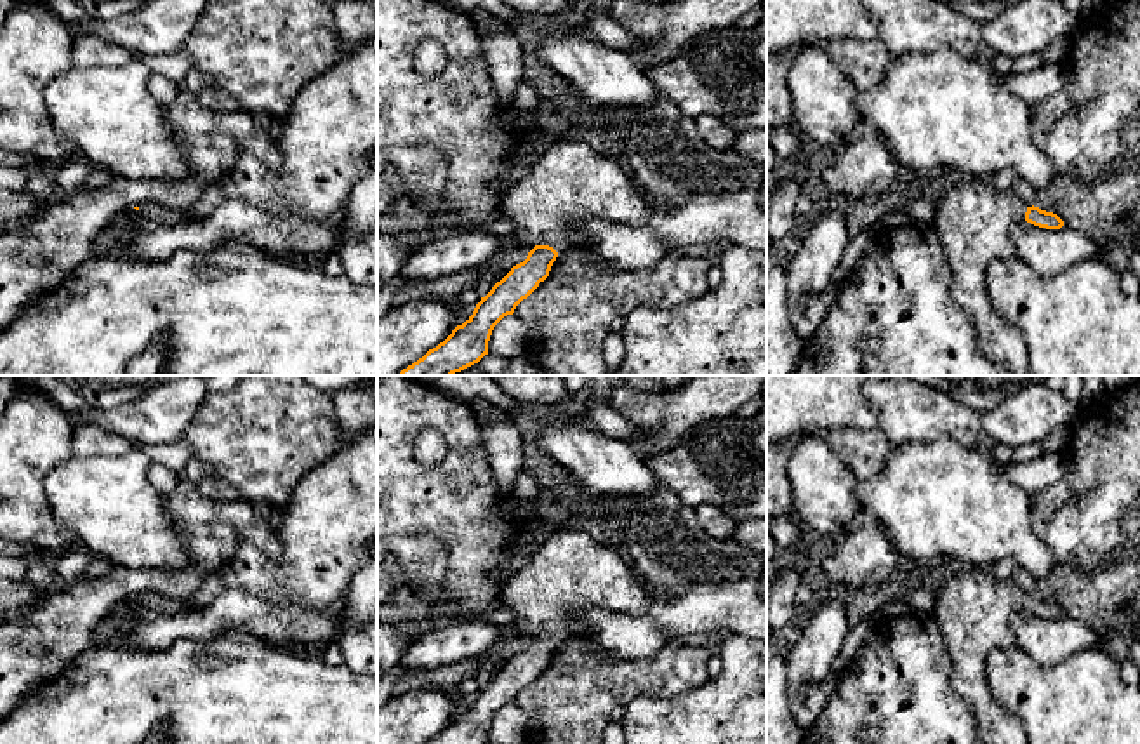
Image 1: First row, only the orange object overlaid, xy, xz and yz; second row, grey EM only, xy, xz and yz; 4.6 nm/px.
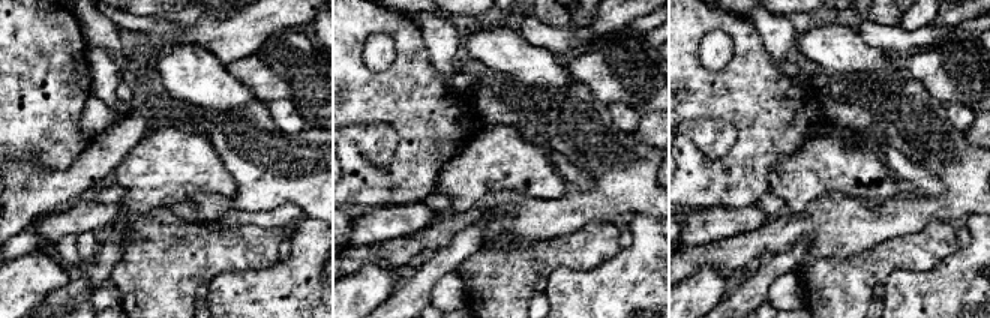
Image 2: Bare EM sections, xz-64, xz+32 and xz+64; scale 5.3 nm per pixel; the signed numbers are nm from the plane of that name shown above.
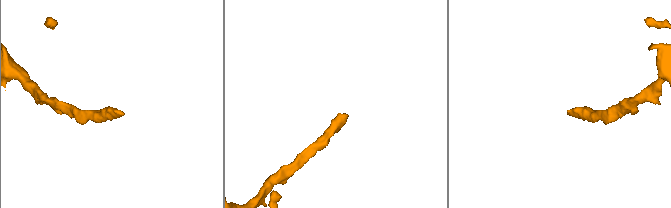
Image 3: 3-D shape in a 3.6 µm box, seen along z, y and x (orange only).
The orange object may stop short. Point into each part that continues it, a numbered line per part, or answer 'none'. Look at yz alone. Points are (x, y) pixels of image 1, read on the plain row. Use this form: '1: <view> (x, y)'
1: yz (974, 609)

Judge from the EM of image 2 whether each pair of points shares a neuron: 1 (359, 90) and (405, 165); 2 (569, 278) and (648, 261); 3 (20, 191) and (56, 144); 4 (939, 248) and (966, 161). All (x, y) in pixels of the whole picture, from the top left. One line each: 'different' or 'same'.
1: same
2: same
3: different
4: different

